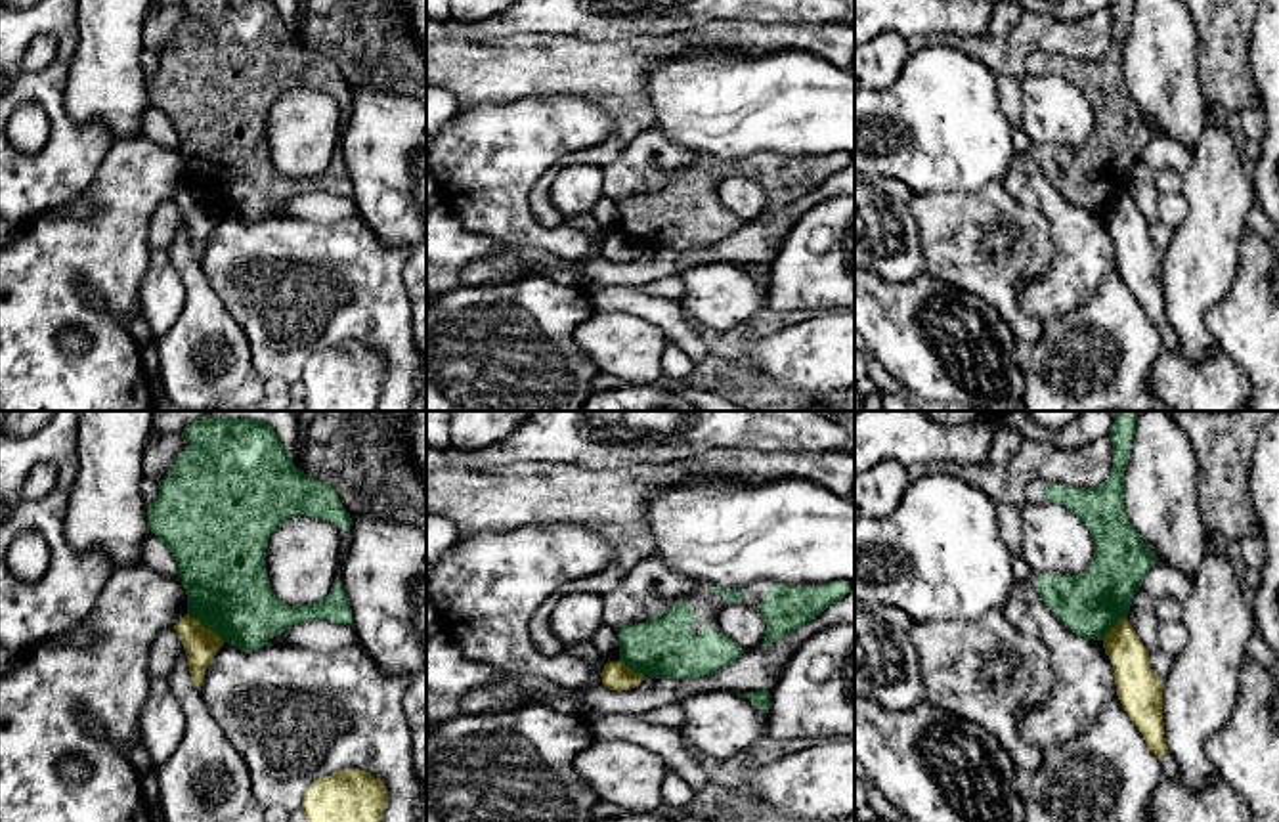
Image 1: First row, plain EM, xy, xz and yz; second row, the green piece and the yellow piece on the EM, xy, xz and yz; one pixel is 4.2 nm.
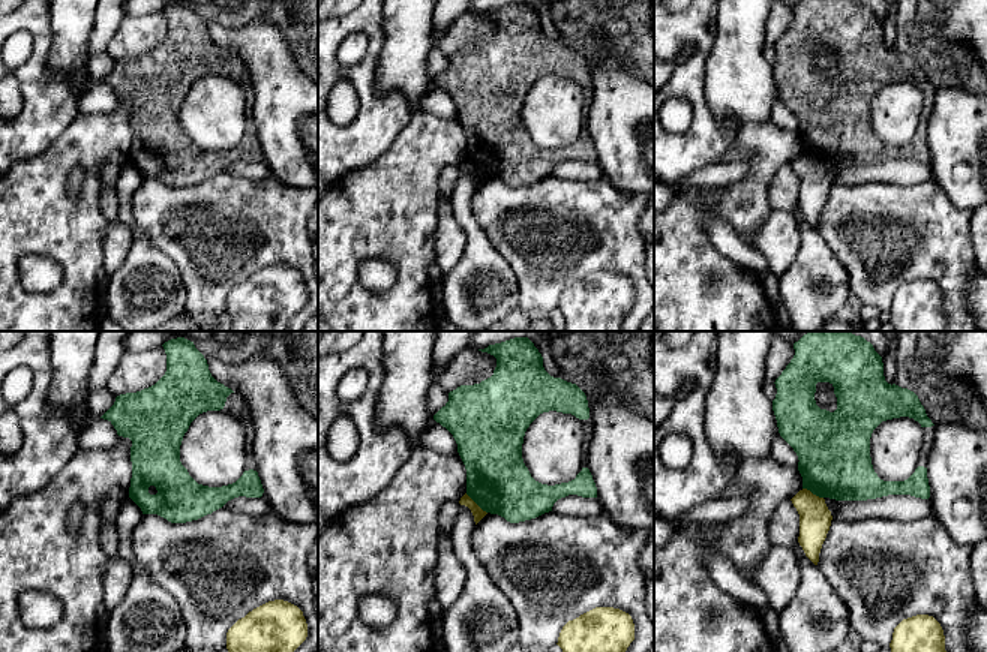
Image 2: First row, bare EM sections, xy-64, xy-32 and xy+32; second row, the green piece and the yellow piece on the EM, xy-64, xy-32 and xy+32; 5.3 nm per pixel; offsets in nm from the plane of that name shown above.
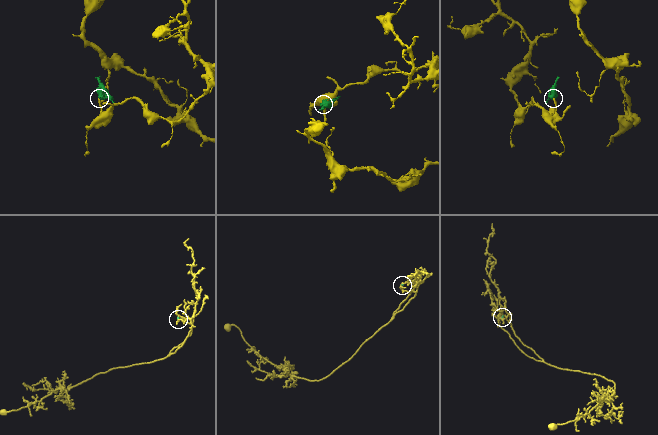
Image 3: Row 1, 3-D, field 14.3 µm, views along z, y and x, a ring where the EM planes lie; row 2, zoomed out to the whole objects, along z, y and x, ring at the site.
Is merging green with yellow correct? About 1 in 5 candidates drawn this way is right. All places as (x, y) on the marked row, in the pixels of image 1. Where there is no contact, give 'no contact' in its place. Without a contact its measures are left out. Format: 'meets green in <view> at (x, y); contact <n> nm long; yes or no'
meets green in xy at (207, 627); contact 200 nm long; no

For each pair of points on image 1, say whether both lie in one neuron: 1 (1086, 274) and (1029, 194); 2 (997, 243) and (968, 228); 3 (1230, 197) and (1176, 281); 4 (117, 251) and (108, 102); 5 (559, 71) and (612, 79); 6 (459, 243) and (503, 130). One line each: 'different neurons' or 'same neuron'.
1: same neuron
2: different neurons
3: same neuron
4: different neurons
5: same neuron
6: different neurons

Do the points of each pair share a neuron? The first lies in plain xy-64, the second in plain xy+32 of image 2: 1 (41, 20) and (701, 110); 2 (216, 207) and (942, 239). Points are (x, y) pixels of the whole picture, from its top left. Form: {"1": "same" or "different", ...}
{"1": "same", "2": "same"}

